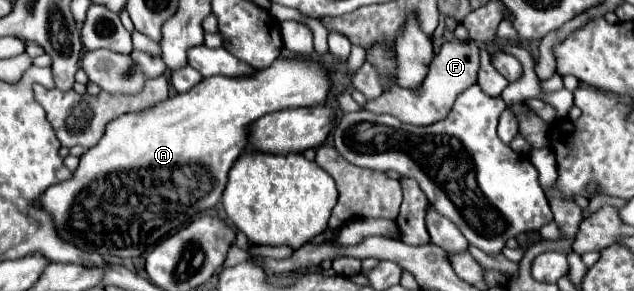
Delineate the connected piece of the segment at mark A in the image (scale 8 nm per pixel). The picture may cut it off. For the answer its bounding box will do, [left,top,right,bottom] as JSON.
[34,59,330,259]

